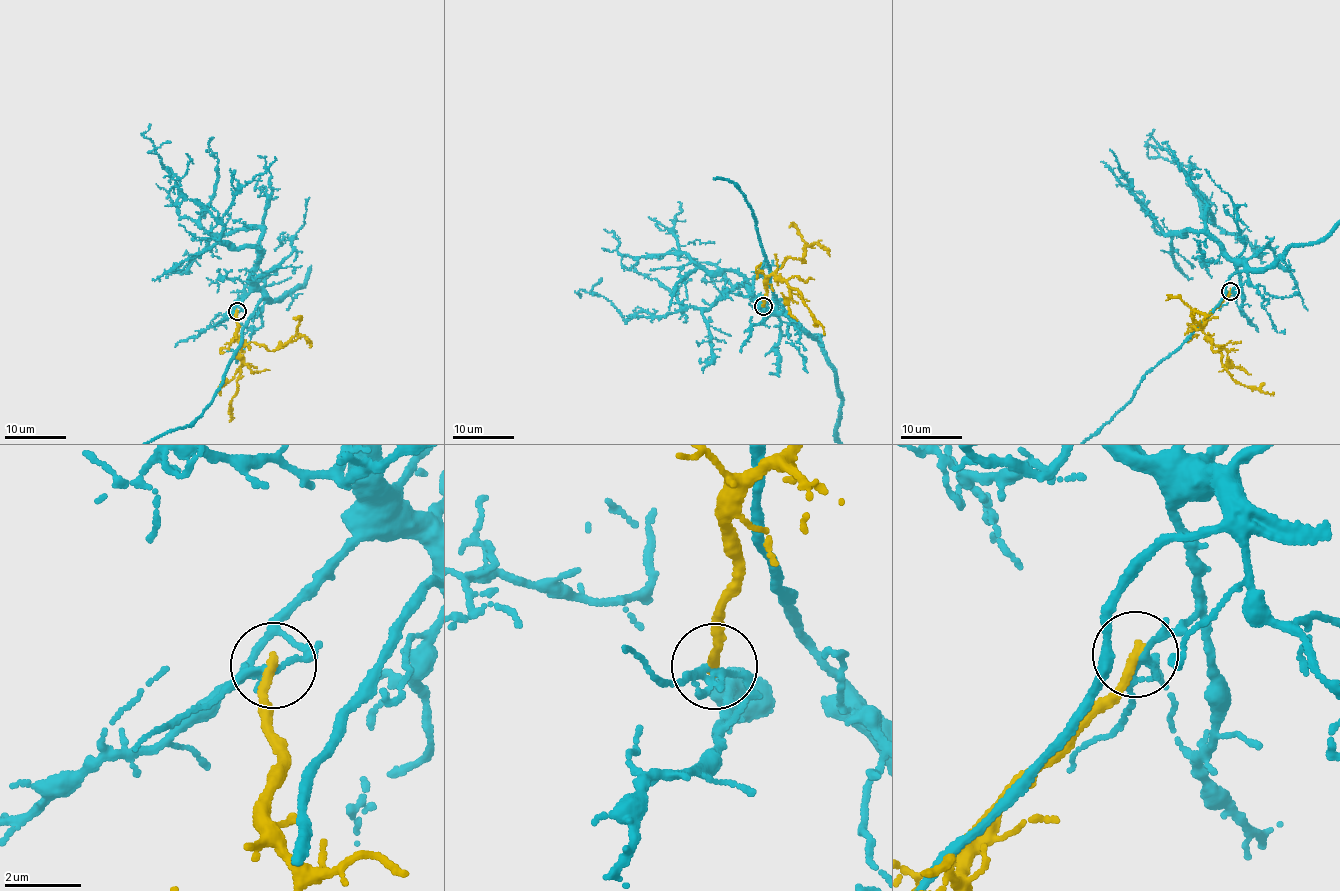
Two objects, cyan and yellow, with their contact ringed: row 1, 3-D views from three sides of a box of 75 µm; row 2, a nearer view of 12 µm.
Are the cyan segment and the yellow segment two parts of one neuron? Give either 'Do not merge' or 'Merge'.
Do not merge

